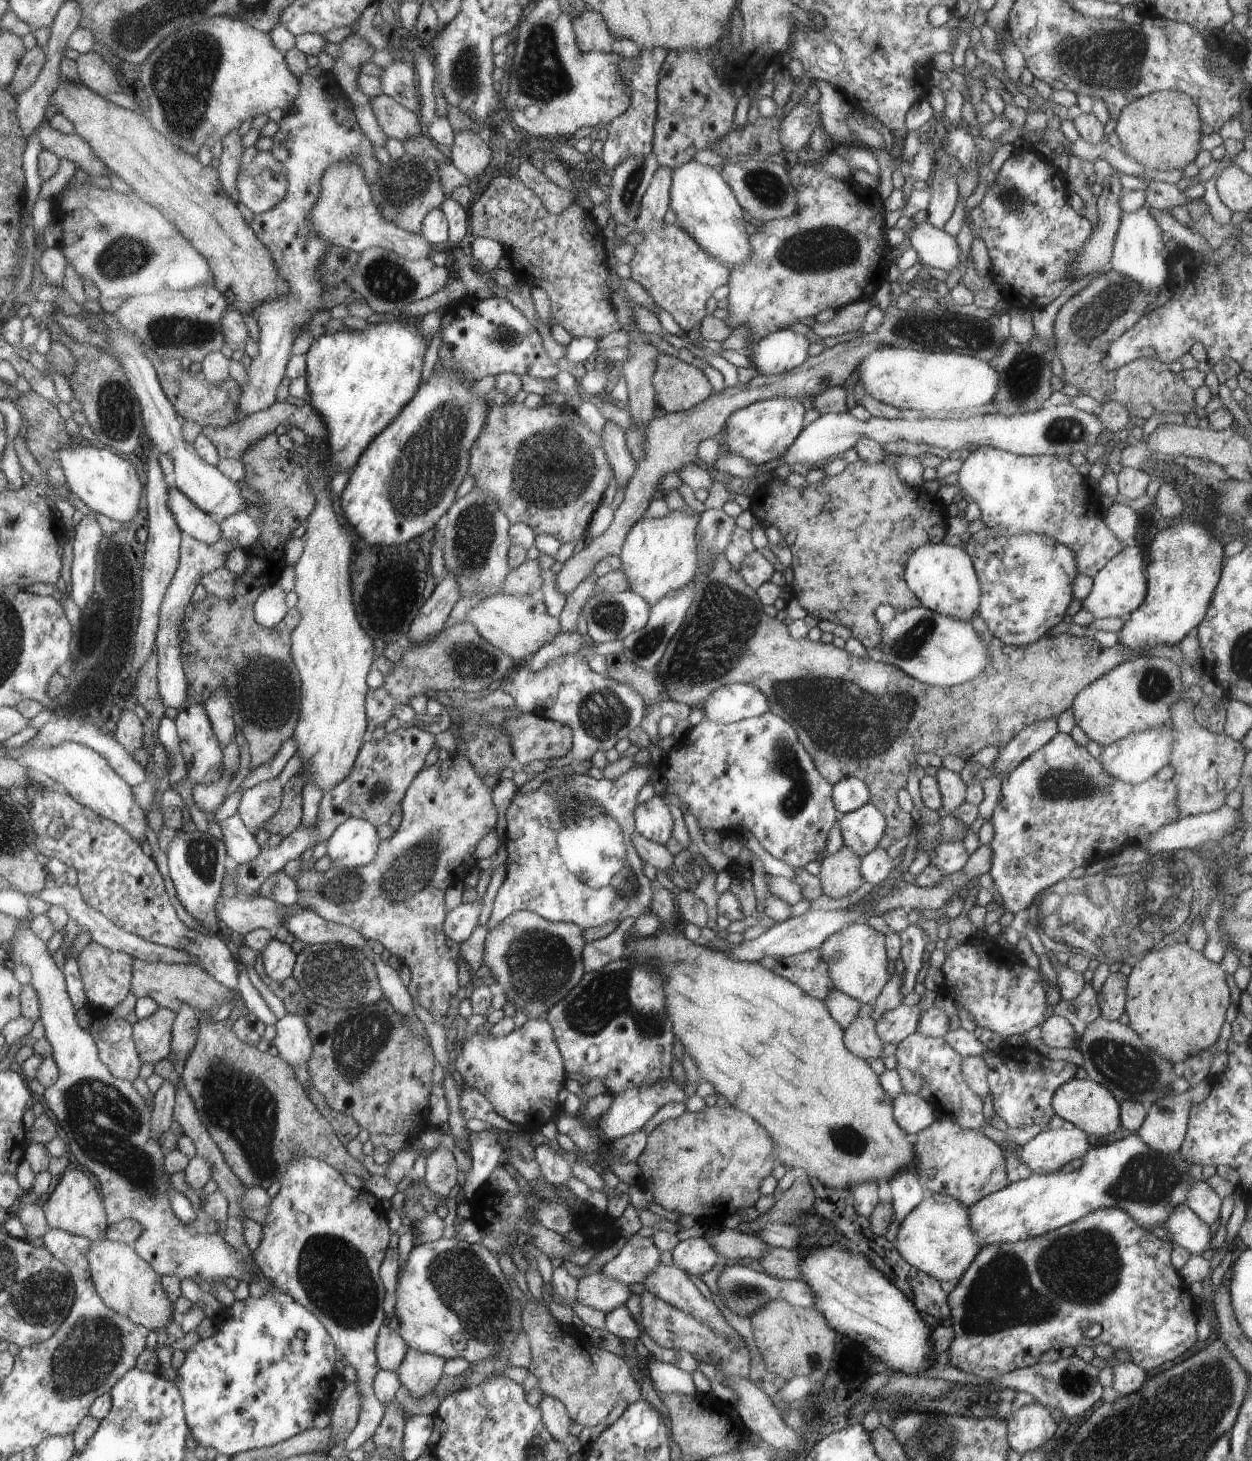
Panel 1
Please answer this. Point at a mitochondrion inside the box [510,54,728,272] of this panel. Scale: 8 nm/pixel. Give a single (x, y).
(632, 182)

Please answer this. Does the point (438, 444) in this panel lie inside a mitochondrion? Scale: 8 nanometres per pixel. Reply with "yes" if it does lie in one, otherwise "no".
yes

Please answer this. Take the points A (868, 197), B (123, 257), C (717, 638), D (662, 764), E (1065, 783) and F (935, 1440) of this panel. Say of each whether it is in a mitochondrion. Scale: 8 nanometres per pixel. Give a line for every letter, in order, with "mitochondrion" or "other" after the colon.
A: other
B: mitochondrion
C: mitochondrion
D: other
E: mitochondrion
F: mitochondrion

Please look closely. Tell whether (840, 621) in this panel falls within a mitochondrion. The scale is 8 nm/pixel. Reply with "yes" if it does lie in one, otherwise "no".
no

